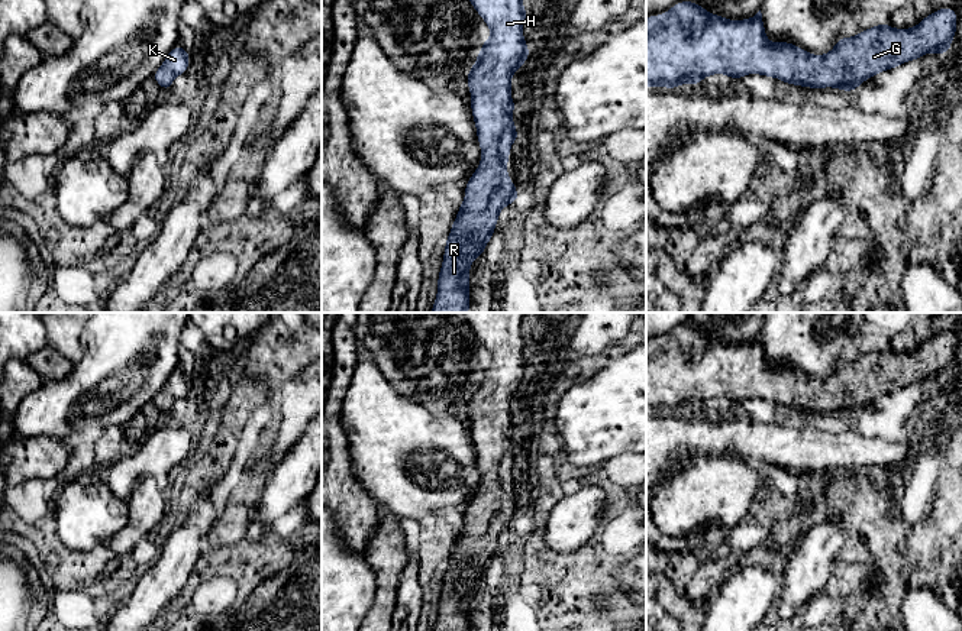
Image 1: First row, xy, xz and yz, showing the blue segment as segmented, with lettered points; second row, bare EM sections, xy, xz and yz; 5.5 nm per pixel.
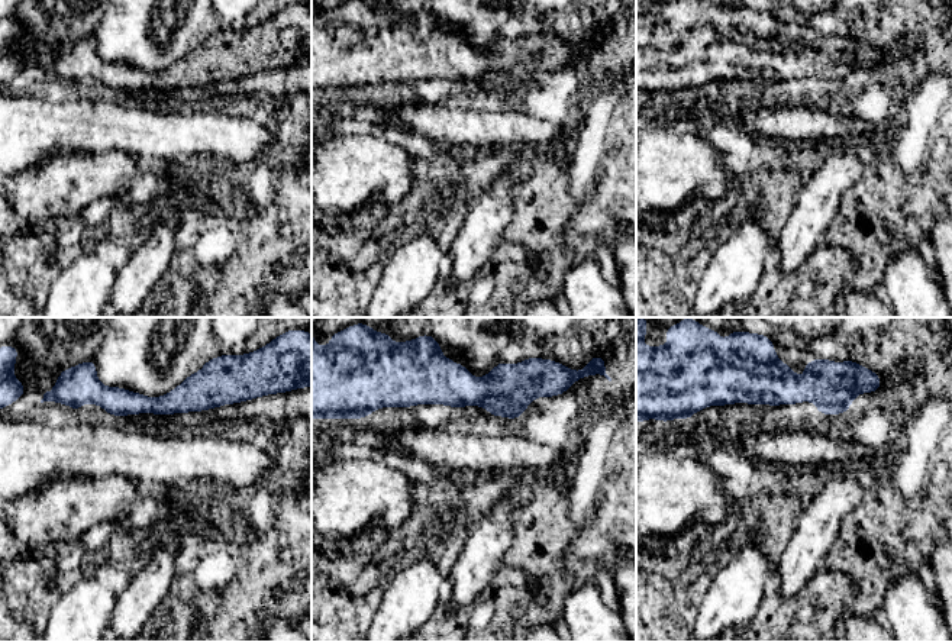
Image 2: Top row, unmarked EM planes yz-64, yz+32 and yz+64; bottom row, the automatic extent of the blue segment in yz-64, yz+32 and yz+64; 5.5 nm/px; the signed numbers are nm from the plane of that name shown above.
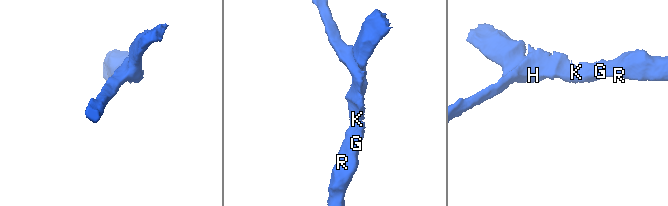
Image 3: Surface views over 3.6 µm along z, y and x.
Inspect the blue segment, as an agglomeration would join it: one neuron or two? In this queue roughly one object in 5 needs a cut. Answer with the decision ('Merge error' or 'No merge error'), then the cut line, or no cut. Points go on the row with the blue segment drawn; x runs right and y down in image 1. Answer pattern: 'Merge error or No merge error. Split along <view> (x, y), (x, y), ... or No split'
No merge error. No split

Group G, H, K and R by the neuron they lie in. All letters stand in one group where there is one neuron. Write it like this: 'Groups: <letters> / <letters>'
Groups: G H K R

